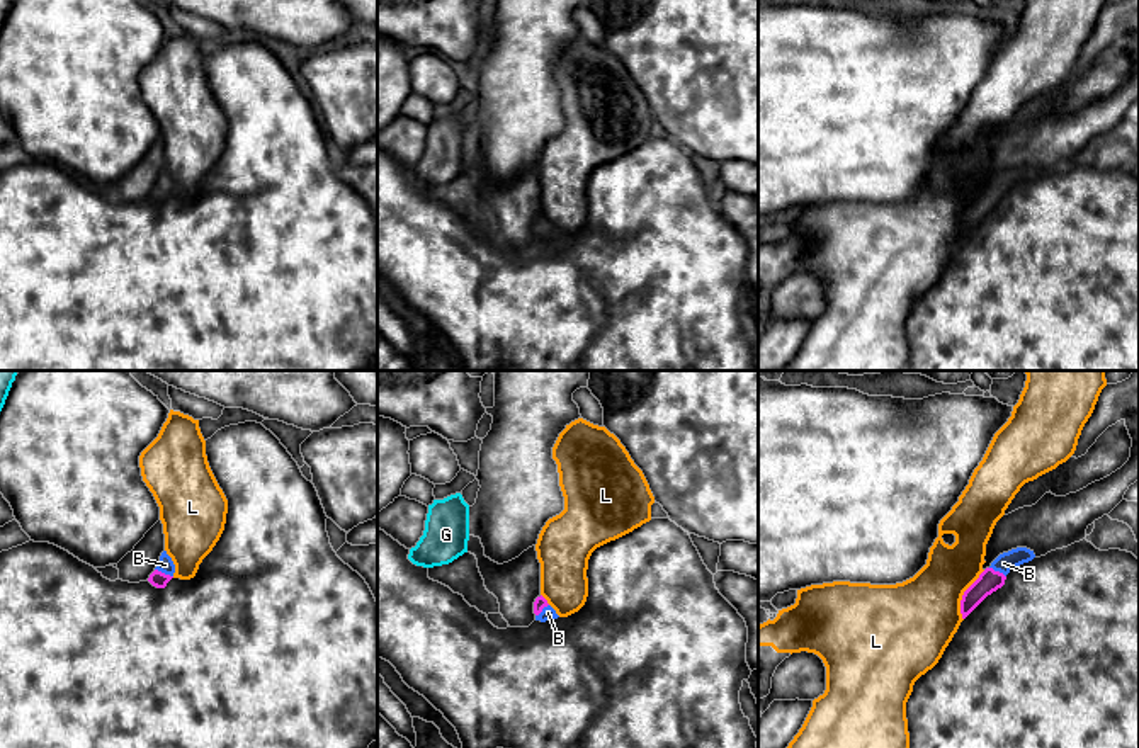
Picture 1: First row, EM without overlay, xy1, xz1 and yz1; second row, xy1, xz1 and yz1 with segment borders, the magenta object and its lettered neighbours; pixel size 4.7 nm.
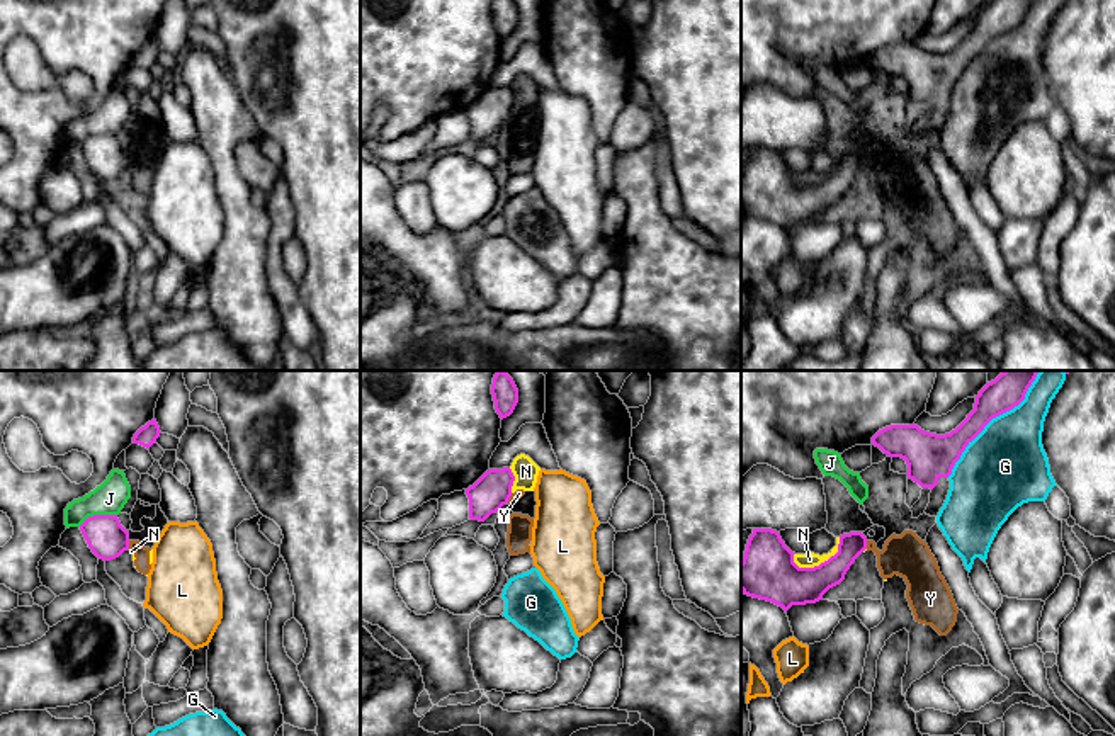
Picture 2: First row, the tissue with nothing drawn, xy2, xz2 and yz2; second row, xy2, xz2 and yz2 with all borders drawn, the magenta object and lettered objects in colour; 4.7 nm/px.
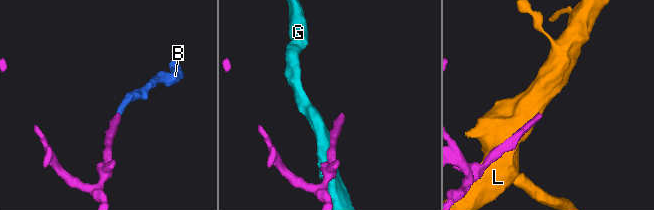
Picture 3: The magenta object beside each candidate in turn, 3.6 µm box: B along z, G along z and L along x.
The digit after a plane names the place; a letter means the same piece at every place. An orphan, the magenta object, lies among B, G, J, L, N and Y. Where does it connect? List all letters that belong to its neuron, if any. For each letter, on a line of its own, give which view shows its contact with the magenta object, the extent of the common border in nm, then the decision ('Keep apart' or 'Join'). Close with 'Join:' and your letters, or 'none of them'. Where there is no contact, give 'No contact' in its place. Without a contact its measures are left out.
B: Touches magenta in xy1. Shared border 100 nm. Join
G: Touches magenta in yz2. Shared border 600 nm. Keep apart
J: Touches magenta in xy2. Shared border 190 nm. Keep apart
L: Touches magenta in yz1. Shared border 260 nm. Keep apart
N: Touches magenta in yz2. Shared border 260 nm. Keep apart
Y: Touches magenta in xy2. Shared border 40 nm. Keep apart
Join: B

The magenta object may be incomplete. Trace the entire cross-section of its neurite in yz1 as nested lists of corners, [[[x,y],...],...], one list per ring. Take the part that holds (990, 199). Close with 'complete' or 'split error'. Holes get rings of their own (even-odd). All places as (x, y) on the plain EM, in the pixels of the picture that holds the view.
[[[1017,167],[1000,173],[989,187],[964,211],[960,219],[960,233],[966,238],[988,214],[1005,204],[1006,194],[1012,187],[1028,182],[1035,177],[1034,170]]]; split error

